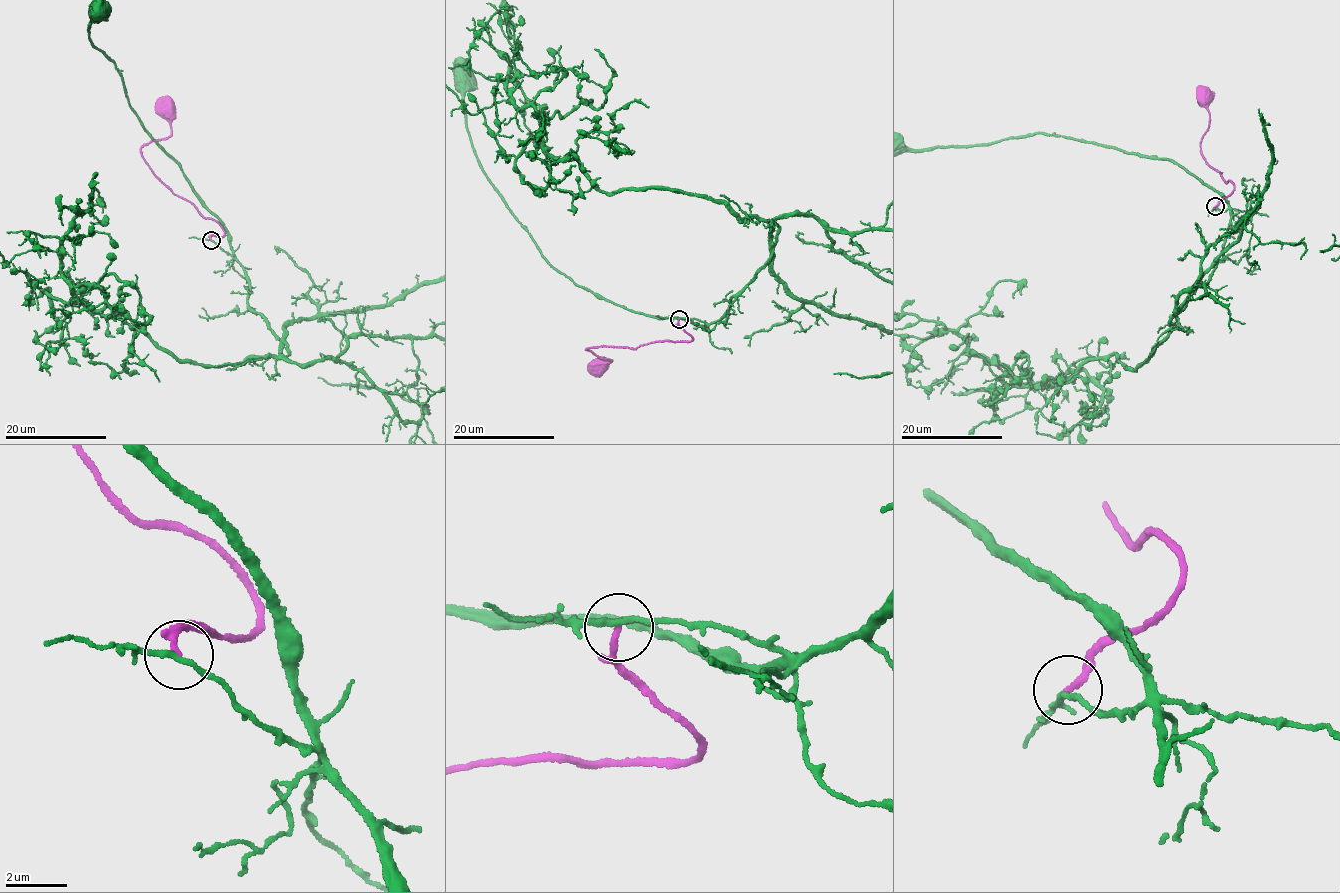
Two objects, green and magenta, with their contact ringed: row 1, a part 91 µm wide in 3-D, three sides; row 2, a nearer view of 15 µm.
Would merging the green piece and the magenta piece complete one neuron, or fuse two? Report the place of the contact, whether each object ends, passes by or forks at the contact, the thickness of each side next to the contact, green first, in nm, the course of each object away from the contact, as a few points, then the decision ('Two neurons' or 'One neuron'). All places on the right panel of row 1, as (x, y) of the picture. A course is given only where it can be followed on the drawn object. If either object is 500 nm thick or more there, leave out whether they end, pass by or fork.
Place: (1215, 206). At the ring green passes by. At the ring magenta ends. Thickness 180 nm (green) against 200 nm. Course of green: (1215, 207), (1222, 211), (1228, 208), (1224, 196), (1168, 160), (1056, 134), (1038, 132), (919, 150). Course of magenta: (1215, 207), (1233, 185), (1229, 180), (1227, 184), (1201, 152), (1209, 110), (1201, 104), (1201, 95). Two neurons

